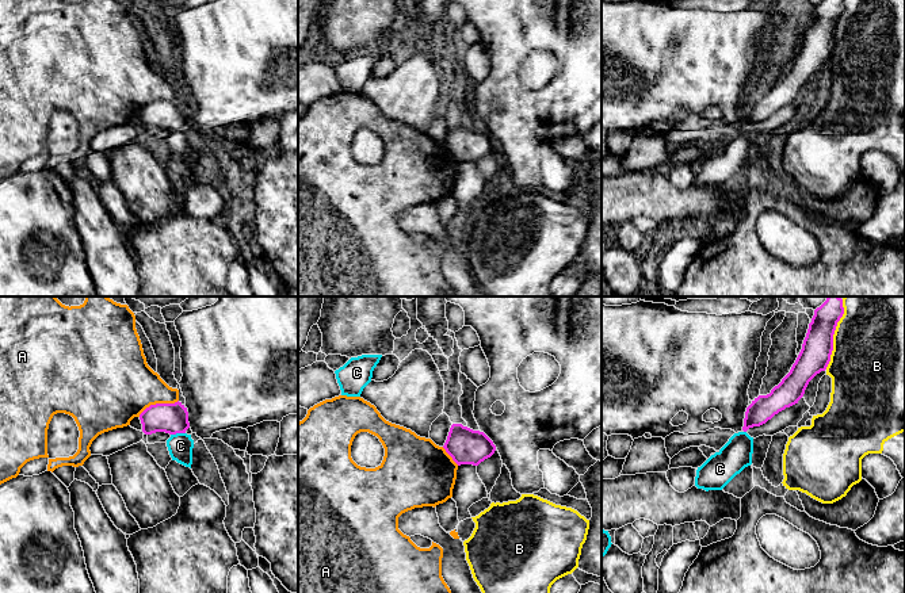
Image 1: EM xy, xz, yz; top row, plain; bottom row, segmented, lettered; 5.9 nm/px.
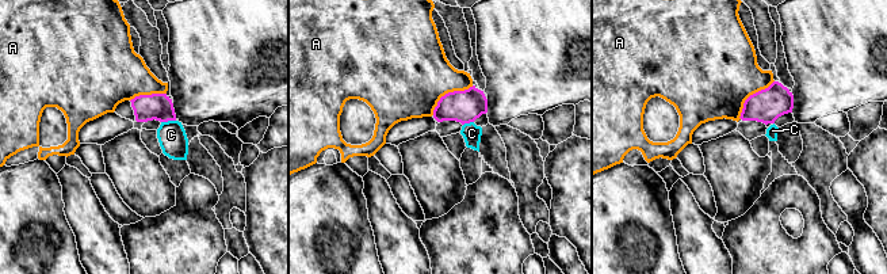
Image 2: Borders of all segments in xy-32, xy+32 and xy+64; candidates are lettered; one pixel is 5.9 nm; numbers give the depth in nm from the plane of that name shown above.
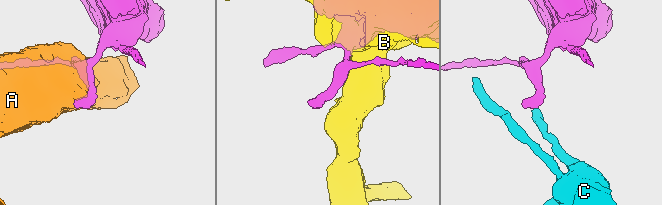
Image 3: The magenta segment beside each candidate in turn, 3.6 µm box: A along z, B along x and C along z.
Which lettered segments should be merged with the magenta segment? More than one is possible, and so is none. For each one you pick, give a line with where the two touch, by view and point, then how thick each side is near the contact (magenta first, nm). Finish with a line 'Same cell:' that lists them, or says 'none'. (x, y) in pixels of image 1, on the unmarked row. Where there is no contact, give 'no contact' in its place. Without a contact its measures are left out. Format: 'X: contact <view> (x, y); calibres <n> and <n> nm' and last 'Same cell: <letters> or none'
Same cell: none

